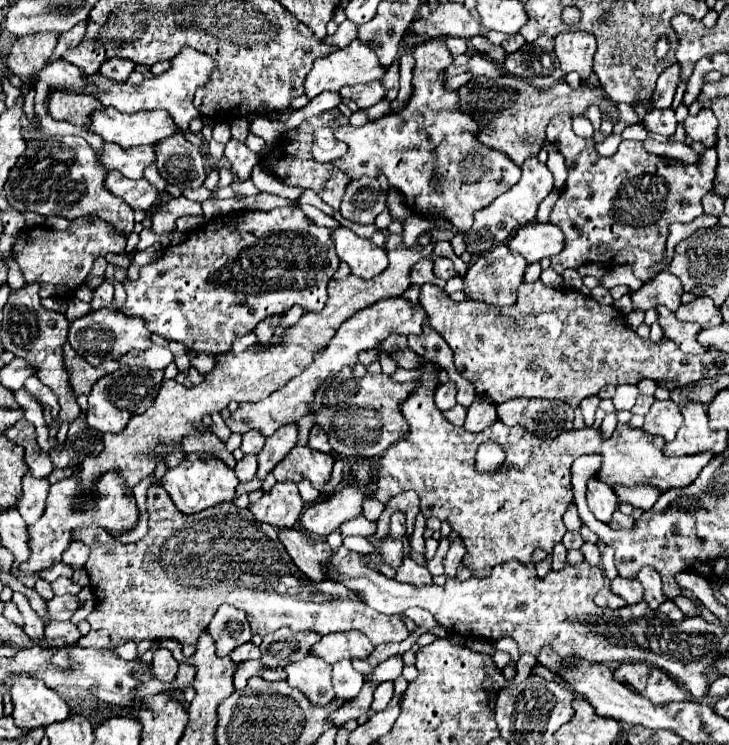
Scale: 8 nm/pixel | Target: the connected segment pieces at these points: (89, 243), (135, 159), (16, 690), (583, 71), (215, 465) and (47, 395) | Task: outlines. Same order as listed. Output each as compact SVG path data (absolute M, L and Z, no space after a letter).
M79 217L71 221L65 231L57 231L47 225L25 227L19 235L15 235L13 259L27 283L39 283L39 297L71 297L75 289L85 283L97 257L123 253L125 239L111 229L111 225L95 217Z
M105 143L103 153L99 155L99 161L109 171L117 169L129 179L141 179L145 167L155 163L155 145L123 149L115 143Z
M21 675L11 685L13 719L19 729L47 727L57 721L65 721L71 713L69 705L59 693L47 689L39 679Z
M563 31L555 37L555 53L563 71L577 71L583 81L593 73L595 47L595 37L589 31Z
M197 453L185 455L185 461L173 469L167 469L167 473L161 479L161 487L169 493L175 507L185 515L193 515L209 507L221 505L225 501L233 501L237 485L239 485L239 479L233 469L229 469L223 461L211 455L197 455Z
M29 377L27 383L25 383L25 389L41 403L41 405L49 405L51 407L51 415L55 419L55 415L59 413L59 403L57 403L57 397L53 395L51 389L47 389L43 383L37 381L37 377Z

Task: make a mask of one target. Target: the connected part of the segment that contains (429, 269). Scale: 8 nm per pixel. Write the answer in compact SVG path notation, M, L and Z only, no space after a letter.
M421 259L419 263L415 263L415 267L411 267L411 283L435 283L437 285L437 277L433 275L433 261L429 259Z

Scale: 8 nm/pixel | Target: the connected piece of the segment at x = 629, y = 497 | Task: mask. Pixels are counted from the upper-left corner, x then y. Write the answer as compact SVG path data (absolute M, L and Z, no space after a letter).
M615 485L613 491L617 491L615 495L619 495L621 503L629 503L629 505L639 507L643 511L649 511L651 505L655 505L655 501L661 495L661 491L657 491L655 487L647 487L647 485L639 485L639 487L631 487L631 489Z

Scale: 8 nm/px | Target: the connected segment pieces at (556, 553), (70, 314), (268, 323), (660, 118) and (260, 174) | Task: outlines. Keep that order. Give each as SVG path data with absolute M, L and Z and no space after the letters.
M557 543L553 549L553 571L561 571L565 565L565 557L567 557L567 549L563 547L563 543Z
M76 297L68 299L67 303L68 309L65 313L65 317L69 322L87 315L91 309L90 303L80 301Z
M269 317L269 319L261 321L261 323L255 327L255 334L259 343L269 343L270 339L273 337L275 327L279 325L279 319L281 319L281 317Z
M651 109L643 121L643 125L657 135L663 137L671 137L675 133L677 127L677 119L675 119L675 111L673 109Z
M255 165L255 167L253 167L251 181L255 183L255 187L257 187L259 191L265 191L265 193L271 193L271 195L279 195L279 197L285 197L285 199L291 199L291 201L299 201L299 197L303 195L303 189L301 189L301 187L283 185L283 183L281 183L279 179L275 179L263 165Z

